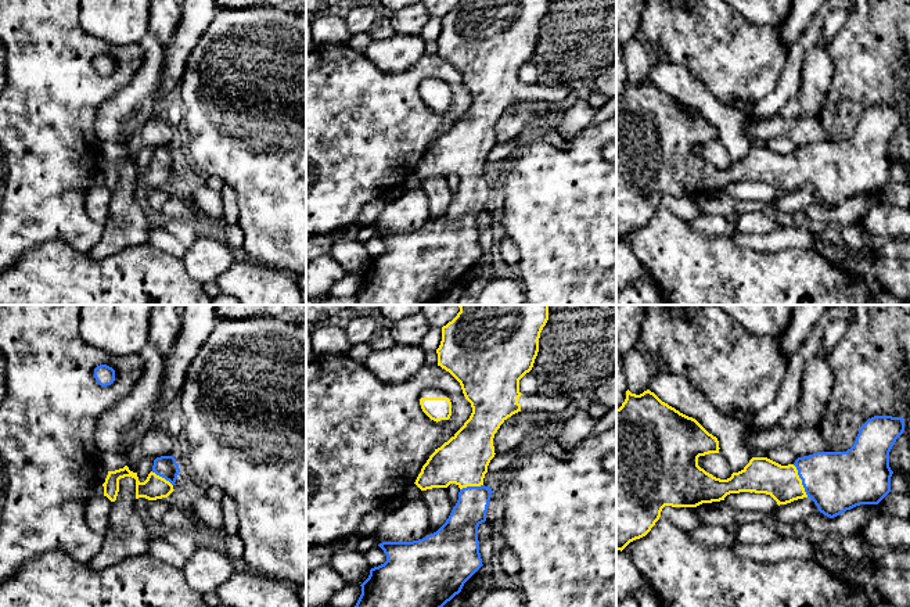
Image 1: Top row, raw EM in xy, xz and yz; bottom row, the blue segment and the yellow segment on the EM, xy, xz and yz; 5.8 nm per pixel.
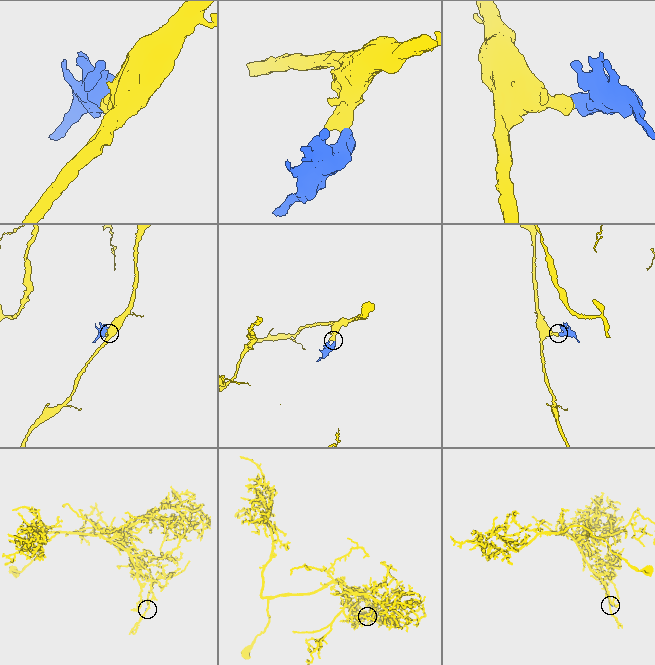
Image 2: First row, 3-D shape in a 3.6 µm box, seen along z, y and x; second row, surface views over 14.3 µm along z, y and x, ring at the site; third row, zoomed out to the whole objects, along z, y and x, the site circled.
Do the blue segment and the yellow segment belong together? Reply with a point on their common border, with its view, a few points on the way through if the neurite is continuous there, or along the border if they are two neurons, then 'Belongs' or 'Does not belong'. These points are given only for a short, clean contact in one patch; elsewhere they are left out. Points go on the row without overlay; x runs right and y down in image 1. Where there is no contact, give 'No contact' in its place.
Touches blue at yz (802, 171). Path across: yz (837, 171), (802, 171), (777, 171), (761, 165). Belongs

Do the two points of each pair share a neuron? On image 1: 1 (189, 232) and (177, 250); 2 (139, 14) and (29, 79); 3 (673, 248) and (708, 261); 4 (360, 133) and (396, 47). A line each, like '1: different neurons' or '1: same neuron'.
1: different neurons
2: different neurons
3: same neuron
4: different neurons

